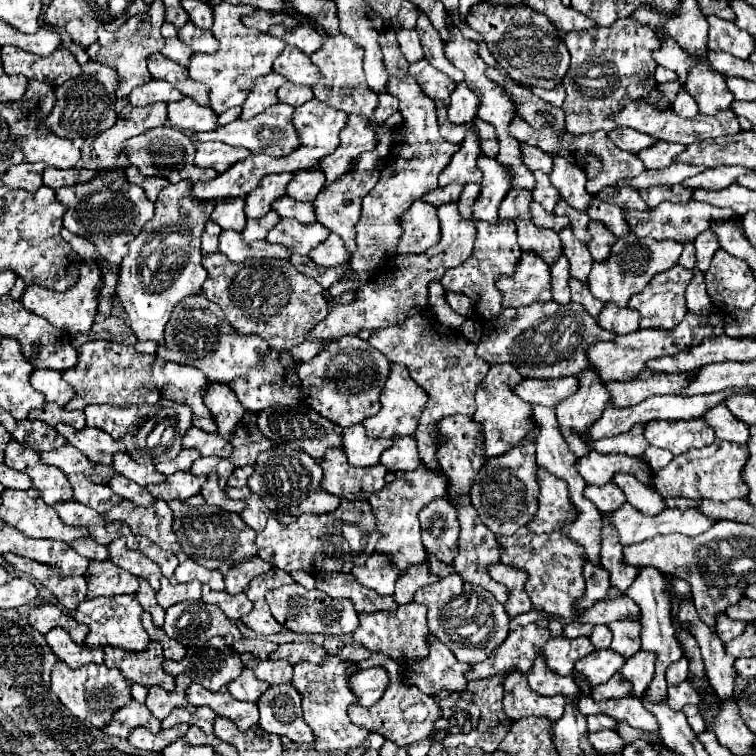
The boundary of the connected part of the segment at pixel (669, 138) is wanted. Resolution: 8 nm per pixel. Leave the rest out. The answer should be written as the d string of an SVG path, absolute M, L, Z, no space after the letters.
M632 100L626 108L622 108L620 112L614 114L614 120L616 120L616 126L618 128L634 128L638 132L644 132L644 134L650 134L650 136L656 136L660 140L666 140L666 142L680 142L680 144L692 144L692 142L700 142L700 140L706 140L706 138L718 138L718 136L732 136L736 132L740 132L740 124L738 124L738 116L732 112L732 110L724 110L724 112L718 112L716 116L708 116L708 114L696 114L694 118L684 118L684 116L678 116L674 110L666 108L666 110L660 110L658 106L654 108L652 104L646 104L644 100Z

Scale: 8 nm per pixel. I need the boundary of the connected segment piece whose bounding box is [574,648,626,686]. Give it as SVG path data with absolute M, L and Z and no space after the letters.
M594 650L592 654L584 656L584 660L576 662L576 668L580 674L584 674L592 686L608 682L612 674L616 674L624 666L626 658L620 656L614 650Z

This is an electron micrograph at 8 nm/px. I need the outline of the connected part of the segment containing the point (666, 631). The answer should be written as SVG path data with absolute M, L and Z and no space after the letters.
M642 566L638 568L638 576L634 580L634 584L626 590L626 596L636 600L636 604L640 606L640 624L642 624L642 650L650 650L654 652L656 658L656 674L654 680L650 682L644 698L650 700L662 700L666 698L666 680L664 680L664 672L666 668L682 658L682 648L676 640L676 630L672 628L672 620L670 620L670 612L668 612L668 580L664 580L666 574L658 572L656 568L650 566Z

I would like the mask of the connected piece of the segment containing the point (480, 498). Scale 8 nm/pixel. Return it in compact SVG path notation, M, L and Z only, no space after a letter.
M534 444L516 446L502 456L490 458L472 484L472 506L476 508L480 520L500 536L512 536L520 526L524 526L538 508L538 484L536 484L536 452Z

